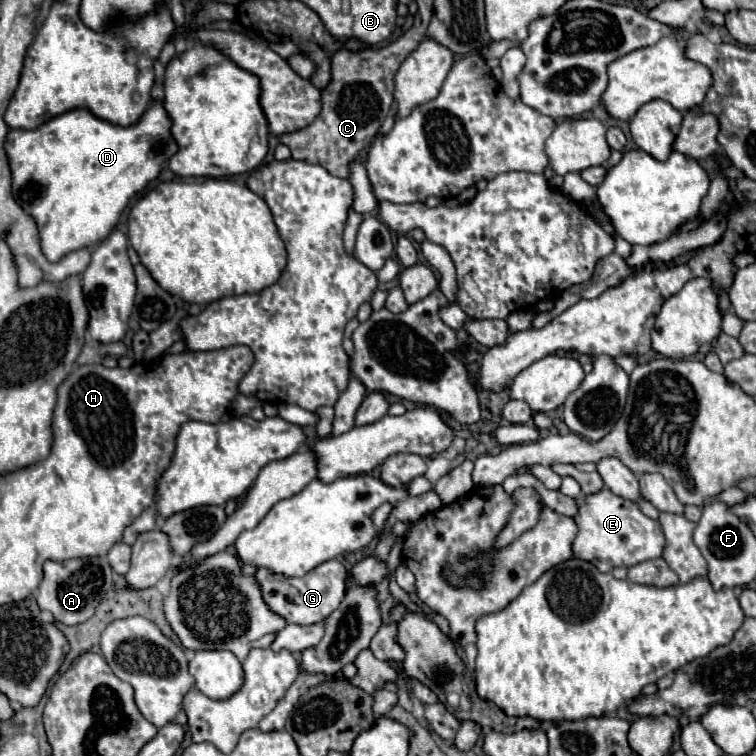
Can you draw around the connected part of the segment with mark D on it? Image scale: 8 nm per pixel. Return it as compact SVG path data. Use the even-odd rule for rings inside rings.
M152 100L150 108L136 124L118 126L96 118L86 108L76 108L50 118L34 130L10 130L6 138L6 152L12 170L14 200L36 220L42 252L50 262L58 262L62 254L70 254L84 246L102 242L116 226L122 210L130 198L142 192L148 182L158 178L162 166L178 152L178 144L170 132L172 120L160 100Z

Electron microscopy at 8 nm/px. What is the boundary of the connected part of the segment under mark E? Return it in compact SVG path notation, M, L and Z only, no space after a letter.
M604 488L598 494L584 496L578 502L578 536L574 540L574 556L592 562L600 572L610 572L614 566L630 568L634 564L660 558L664 552L664 532L658 520L652 520L640 512L640 508L622 496L616 496L612 490Z

